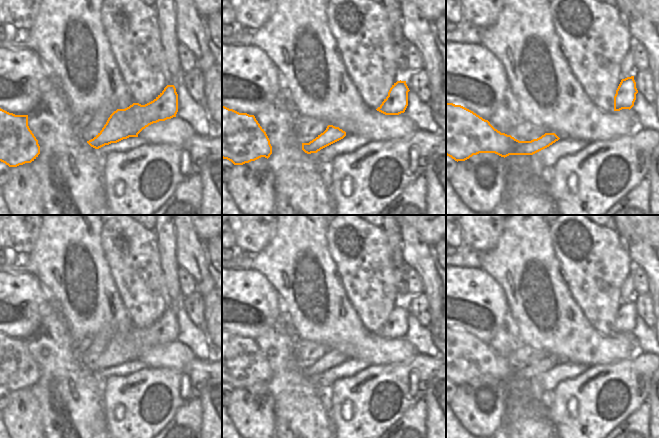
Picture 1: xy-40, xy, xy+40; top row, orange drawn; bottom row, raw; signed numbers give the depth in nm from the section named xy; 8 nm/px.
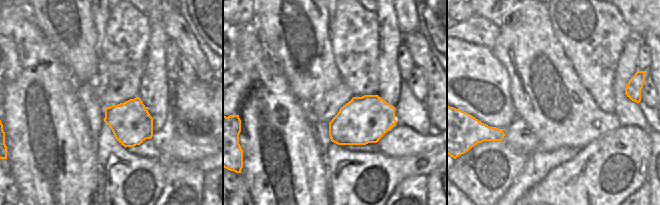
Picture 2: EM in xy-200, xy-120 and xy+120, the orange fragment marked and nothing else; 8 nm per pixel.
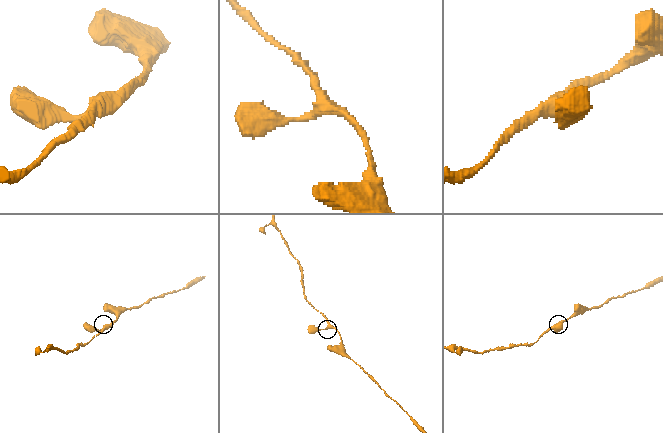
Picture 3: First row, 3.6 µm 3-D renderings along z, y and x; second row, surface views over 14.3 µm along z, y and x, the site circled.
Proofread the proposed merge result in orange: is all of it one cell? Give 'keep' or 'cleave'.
keep

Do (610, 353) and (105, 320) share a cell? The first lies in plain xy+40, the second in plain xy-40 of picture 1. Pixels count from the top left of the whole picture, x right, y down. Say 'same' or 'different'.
same

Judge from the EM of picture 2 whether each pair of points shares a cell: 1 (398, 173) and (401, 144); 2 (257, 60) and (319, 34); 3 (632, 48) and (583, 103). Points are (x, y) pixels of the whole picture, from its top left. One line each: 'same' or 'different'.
1: different
2: different
3: different

